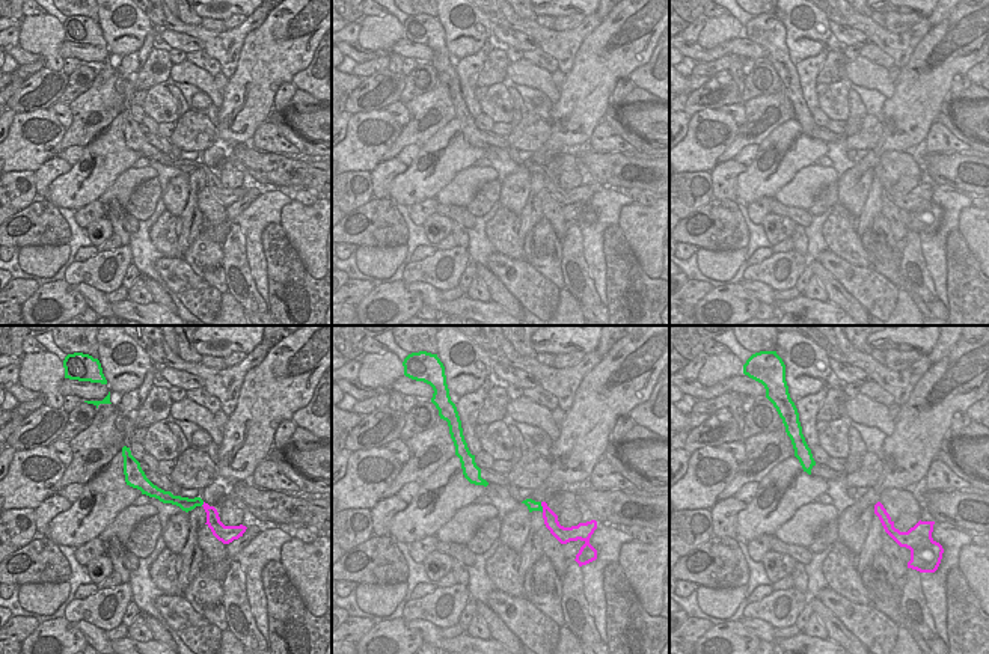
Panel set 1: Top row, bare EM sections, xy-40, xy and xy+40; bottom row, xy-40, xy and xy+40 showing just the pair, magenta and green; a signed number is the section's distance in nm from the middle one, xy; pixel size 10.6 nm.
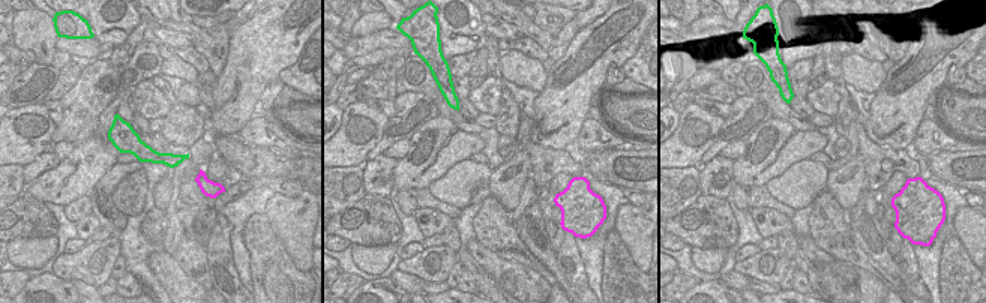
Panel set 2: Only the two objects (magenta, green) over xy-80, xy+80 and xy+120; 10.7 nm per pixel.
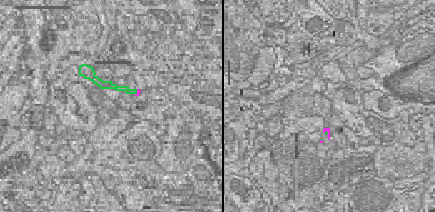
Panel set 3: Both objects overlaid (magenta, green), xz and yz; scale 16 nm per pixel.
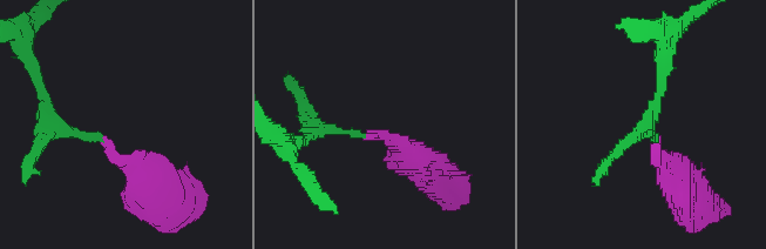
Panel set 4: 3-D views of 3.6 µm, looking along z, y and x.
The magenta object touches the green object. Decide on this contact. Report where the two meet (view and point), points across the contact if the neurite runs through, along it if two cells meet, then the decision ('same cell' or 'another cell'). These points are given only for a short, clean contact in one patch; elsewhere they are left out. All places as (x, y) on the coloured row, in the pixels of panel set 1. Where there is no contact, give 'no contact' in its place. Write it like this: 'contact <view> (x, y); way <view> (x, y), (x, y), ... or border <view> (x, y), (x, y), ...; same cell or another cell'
contact xy (541, 505); way xy (551, 519), (541, 505), (532, 505); same cell

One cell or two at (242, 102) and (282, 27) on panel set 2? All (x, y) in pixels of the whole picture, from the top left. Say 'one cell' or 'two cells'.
one cell

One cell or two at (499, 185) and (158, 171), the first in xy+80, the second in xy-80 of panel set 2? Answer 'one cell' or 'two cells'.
two cells

